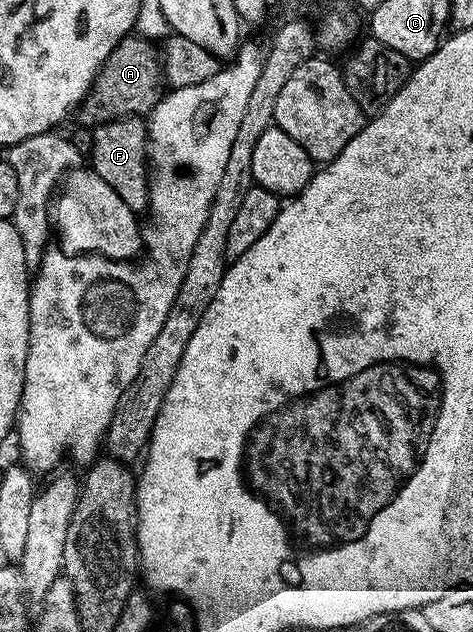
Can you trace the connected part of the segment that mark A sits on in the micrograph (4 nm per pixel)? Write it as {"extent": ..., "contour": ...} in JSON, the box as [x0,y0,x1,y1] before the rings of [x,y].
{"extent":[79,35,163,127],"contour":[[[130,35],[124,37],[107,55],[79,109],[82,119],[96,127],[120,117],[148,114],[162,96],[163,74],[154,42],[145,37]]]}

